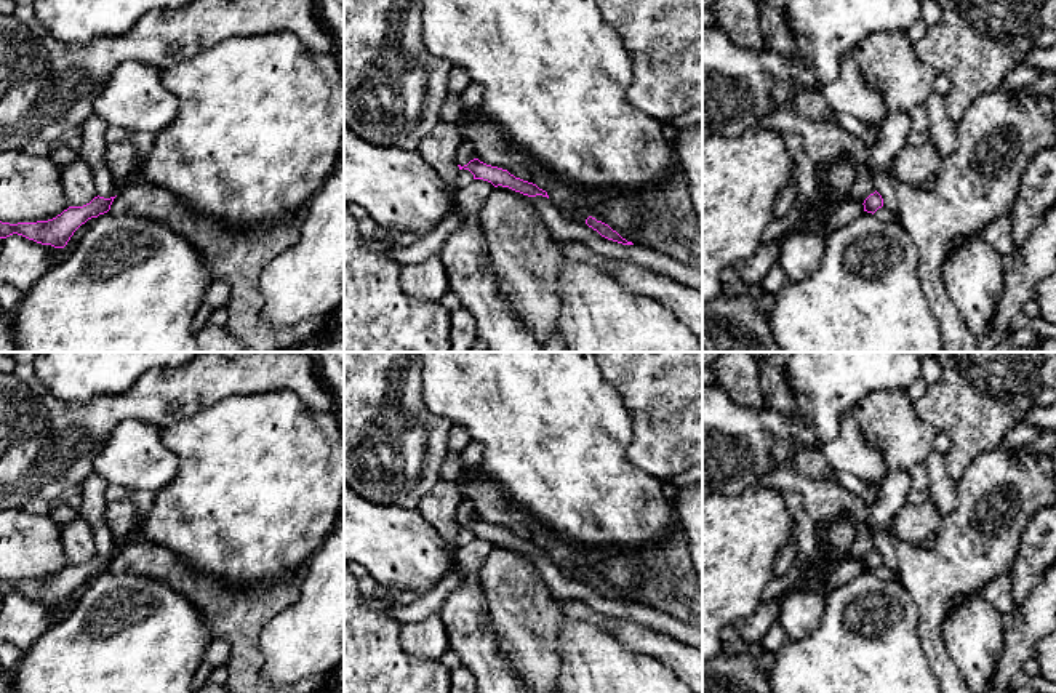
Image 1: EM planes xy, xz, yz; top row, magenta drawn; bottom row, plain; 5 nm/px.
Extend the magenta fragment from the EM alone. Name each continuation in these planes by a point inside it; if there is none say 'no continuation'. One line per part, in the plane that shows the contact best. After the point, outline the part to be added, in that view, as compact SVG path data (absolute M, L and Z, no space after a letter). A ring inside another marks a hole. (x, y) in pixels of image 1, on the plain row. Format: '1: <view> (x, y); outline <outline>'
no continuation

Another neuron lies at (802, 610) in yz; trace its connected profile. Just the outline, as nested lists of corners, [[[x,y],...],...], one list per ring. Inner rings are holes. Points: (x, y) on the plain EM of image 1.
[[[795,587],[787,592],[782,600],[778,623],[782,626],[789,639],[803,639],[818,627],[824,608],[826,595],[822,592]]]

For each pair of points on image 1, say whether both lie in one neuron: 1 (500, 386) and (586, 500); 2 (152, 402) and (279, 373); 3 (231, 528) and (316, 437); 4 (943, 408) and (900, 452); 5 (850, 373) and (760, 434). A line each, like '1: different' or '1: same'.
1: same
2: same
3: same
4: different
5: same

